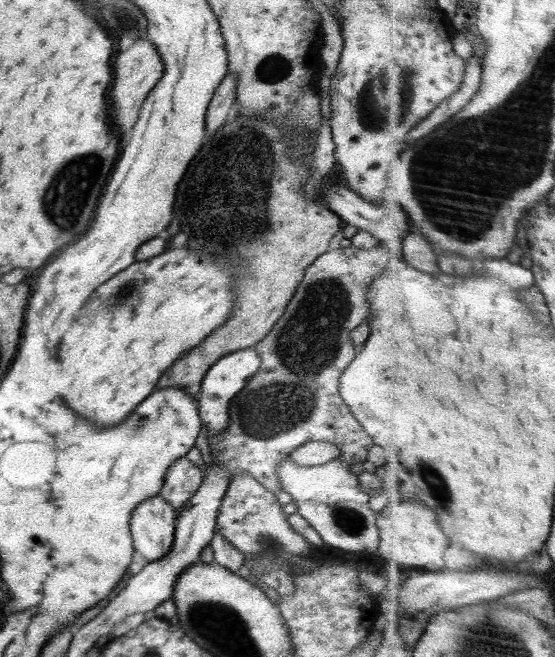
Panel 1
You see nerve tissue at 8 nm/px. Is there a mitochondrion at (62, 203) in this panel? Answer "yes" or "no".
yes

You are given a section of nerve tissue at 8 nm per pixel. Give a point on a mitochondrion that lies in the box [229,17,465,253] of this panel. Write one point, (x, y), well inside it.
(370, 106)

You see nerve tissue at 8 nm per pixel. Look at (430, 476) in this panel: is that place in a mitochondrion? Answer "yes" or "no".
yes

